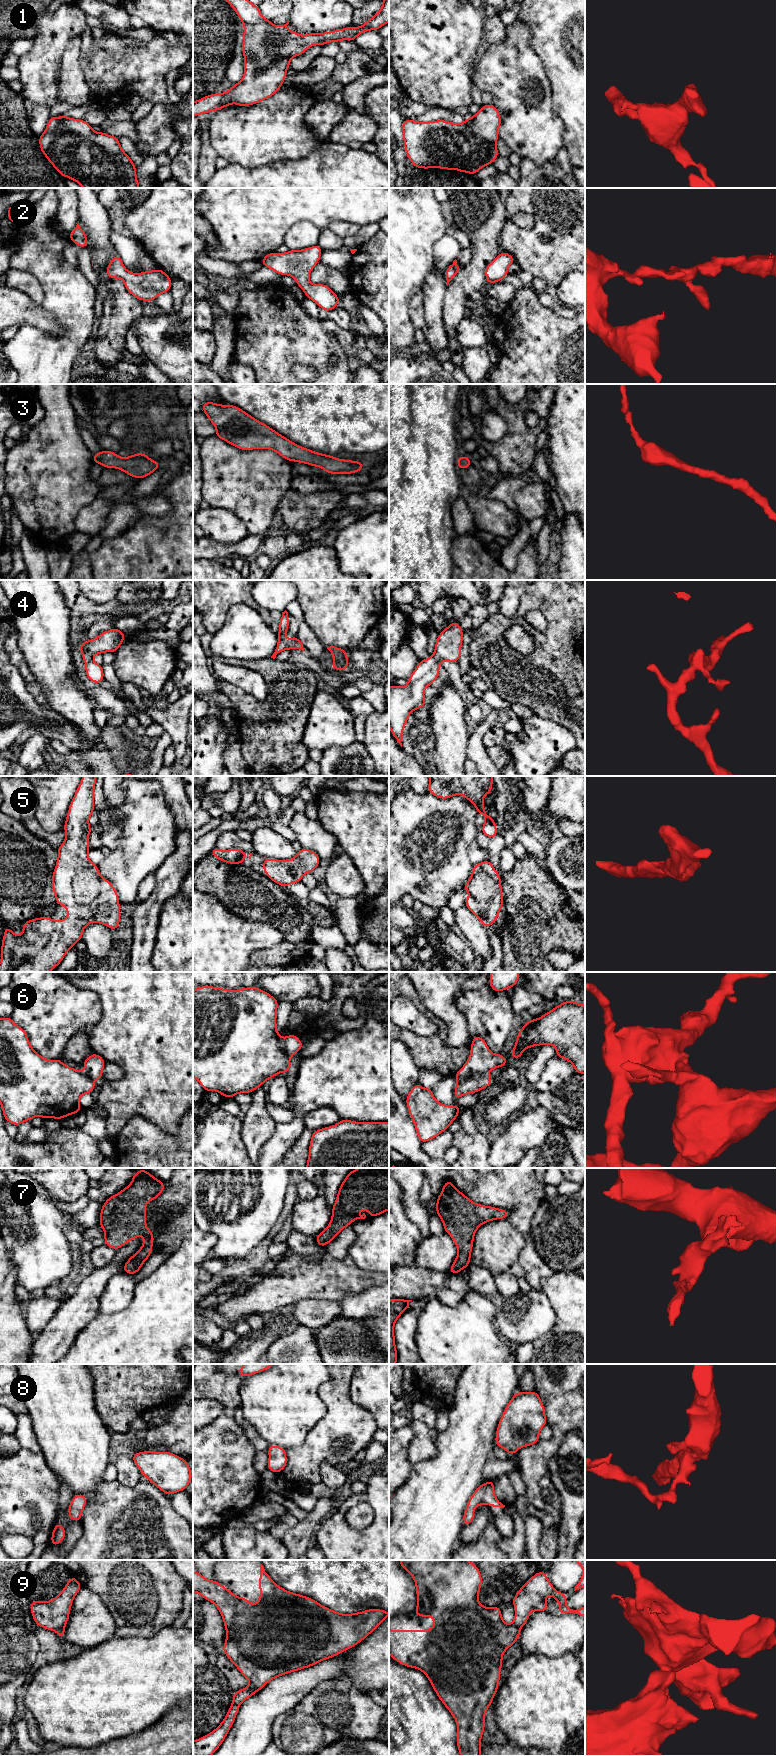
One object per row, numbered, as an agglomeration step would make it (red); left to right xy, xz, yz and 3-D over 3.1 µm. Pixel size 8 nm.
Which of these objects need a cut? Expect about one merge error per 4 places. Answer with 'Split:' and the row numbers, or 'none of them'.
Split: 6, 9

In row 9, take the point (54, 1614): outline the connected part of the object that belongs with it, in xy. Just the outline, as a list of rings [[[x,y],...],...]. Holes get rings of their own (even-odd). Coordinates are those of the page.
[[[72,1575],[61,1593],[50,1601],[30,1601],[30,1610],[35,1624],[52,1631],[64,1627],[68,1620],[74,1597],[82,1588]]]

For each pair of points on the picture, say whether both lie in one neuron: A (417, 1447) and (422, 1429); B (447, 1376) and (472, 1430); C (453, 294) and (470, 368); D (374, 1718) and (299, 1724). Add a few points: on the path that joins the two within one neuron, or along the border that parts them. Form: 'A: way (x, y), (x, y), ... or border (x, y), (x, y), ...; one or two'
A: way (421, 1443), (422, 1433); one
B: border (461, 1374), (454, 1394), (454, 1404), (450, 1408); two
C: border (464, 349), (461, 367); two
D: way (355, 1718), (321, 1718), (318, 1721); one

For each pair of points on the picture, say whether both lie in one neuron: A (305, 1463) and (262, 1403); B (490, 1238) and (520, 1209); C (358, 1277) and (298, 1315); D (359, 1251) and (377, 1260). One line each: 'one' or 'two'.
A: two
B: two
C: two
D: one

